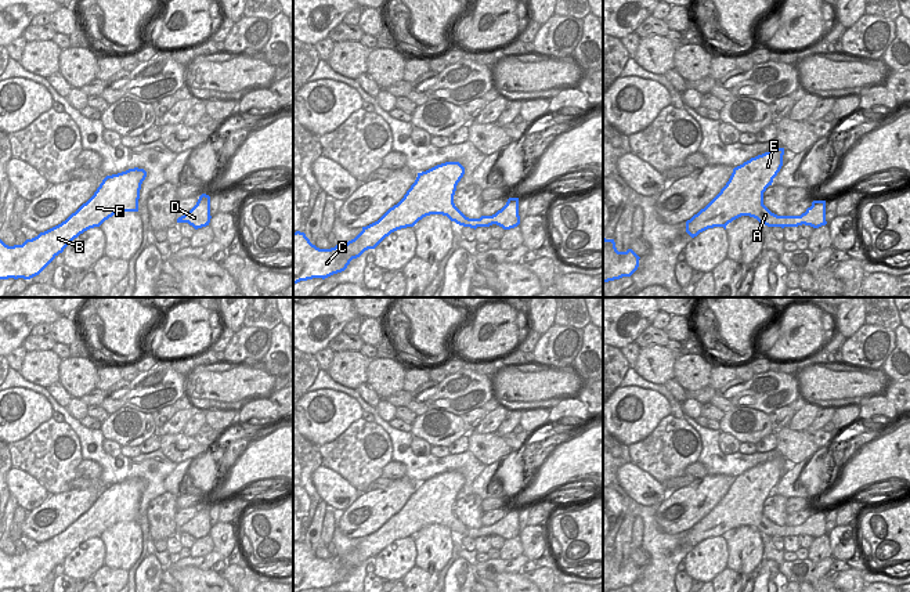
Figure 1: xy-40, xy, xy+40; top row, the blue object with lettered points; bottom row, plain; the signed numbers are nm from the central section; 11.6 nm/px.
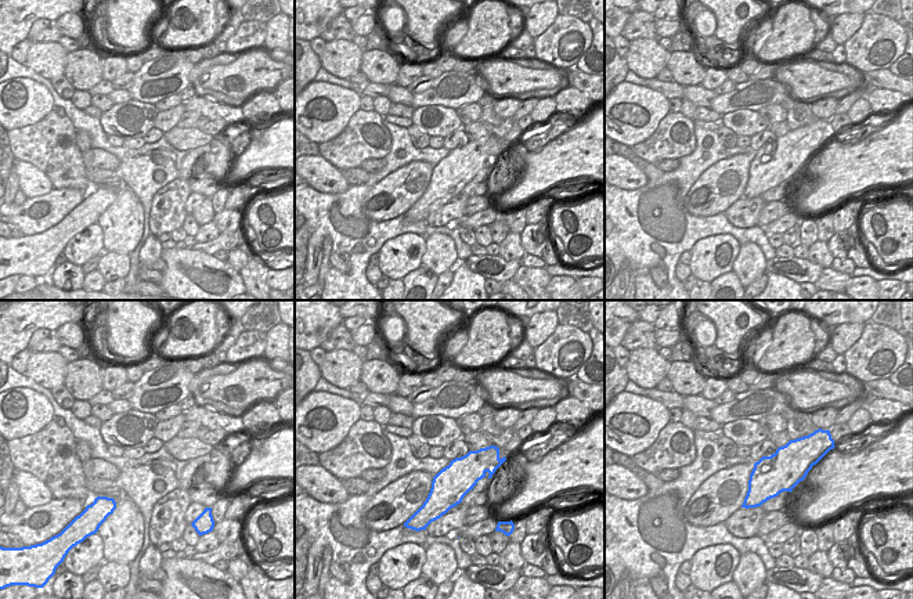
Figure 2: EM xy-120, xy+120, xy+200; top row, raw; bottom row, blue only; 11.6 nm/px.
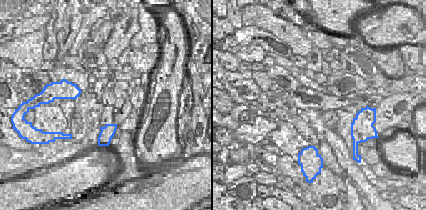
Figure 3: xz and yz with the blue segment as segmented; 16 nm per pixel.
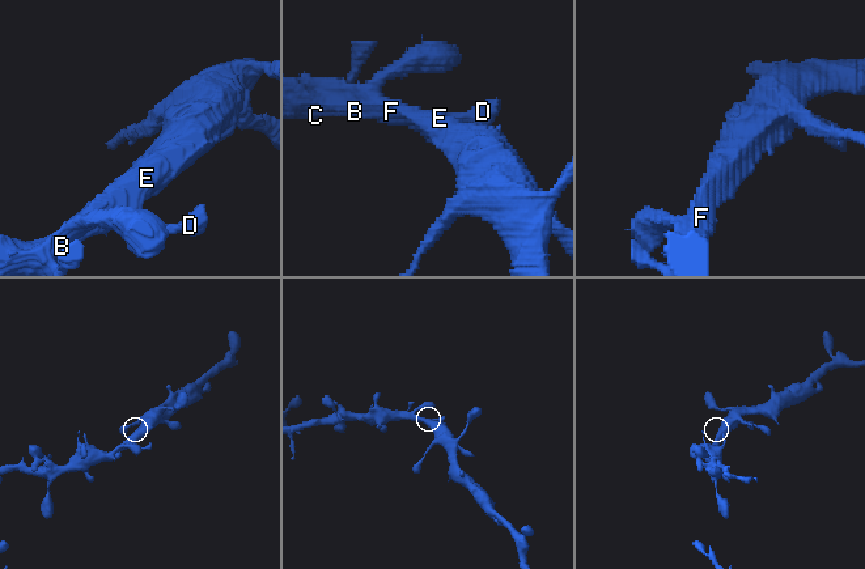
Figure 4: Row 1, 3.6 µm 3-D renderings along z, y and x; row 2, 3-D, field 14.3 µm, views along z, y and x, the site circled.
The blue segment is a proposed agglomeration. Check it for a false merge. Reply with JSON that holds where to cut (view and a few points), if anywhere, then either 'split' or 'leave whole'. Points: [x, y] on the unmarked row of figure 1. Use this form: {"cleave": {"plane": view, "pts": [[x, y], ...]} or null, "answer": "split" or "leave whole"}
{"cleave": null, "answer": "leave whole"}

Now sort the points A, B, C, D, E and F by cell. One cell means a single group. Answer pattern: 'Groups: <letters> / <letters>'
Groups: A B C D E F.

